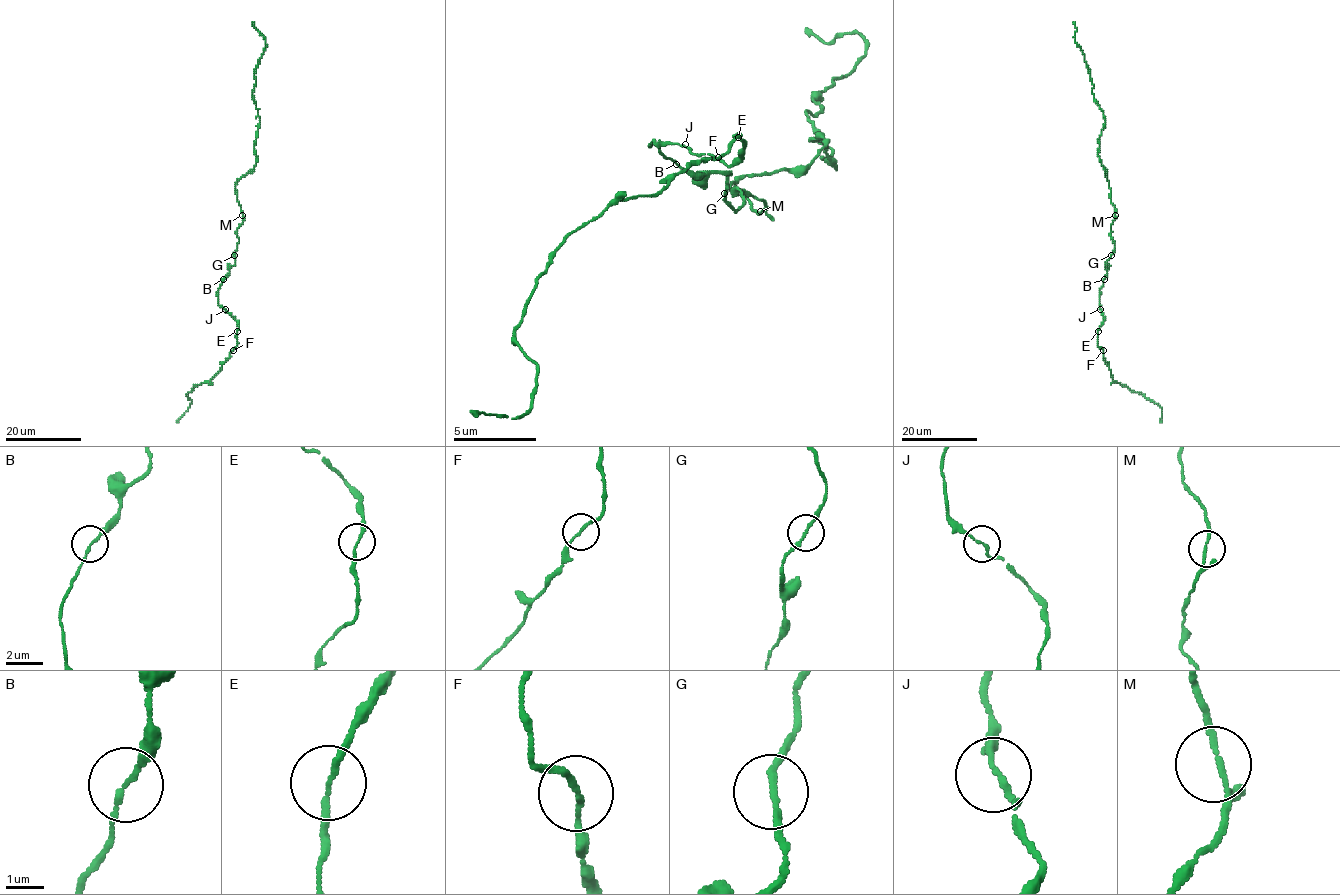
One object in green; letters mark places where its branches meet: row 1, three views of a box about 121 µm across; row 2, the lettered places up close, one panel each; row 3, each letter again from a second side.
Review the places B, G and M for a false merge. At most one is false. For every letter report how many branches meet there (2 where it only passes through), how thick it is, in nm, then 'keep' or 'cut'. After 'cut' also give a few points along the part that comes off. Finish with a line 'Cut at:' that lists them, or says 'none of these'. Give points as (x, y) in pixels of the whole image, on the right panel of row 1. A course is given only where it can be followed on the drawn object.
B: 2 branches meet; 120 nm thick; keep
G: 2 branches meet; 160 nm thick; keep
M: 2 branches meet; 130 nm thick; keep
Cut at: none of these

